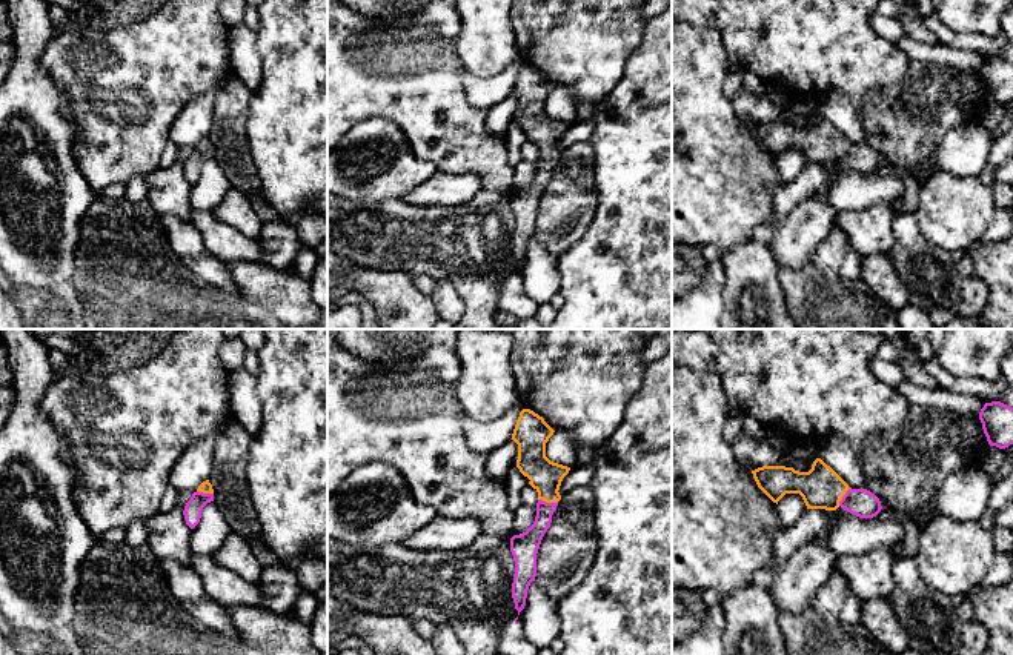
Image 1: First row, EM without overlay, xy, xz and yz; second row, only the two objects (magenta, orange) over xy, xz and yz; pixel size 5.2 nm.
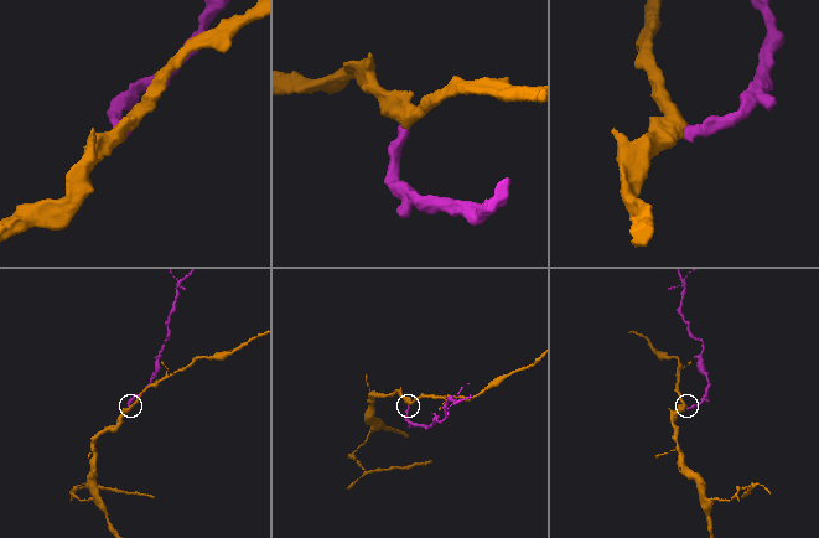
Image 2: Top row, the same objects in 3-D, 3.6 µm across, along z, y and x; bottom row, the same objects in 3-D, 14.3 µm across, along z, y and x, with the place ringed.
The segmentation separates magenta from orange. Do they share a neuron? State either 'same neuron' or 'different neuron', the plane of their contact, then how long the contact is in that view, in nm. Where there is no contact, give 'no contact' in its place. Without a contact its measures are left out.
same neuron | xz | 110 nm

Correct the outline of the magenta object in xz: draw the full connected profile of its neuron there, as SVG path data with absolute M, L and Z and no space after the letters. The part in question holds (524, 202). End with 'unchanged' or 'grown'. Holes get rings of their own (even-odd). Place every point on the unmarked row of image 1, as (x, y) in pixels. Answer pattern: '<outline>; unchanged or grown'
M523 65L512 89L512 95L518 100L516 123L538 148L533 180L510 194L510 208L515 217L512 254L518 271L526 261L529 241L536 232L536 209L561 155L558 148L561 137L570 126L570 123L546 112L546 98L553 88L543 72L530 65Z; grown

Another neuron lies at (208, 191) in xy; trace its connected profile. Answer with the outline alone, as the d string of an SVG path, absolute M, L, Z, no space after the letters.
M215 157L208 158L201 166L200 178L192 185L189 197L192 208L197 211L215 209L231 186Z

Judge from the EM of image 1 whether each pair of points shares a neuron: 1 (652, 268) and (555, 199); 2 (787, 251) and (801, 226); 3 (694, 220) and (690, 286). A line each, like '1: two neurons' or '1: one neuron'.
1: two neurons
2: one neuron
3: two neurons

